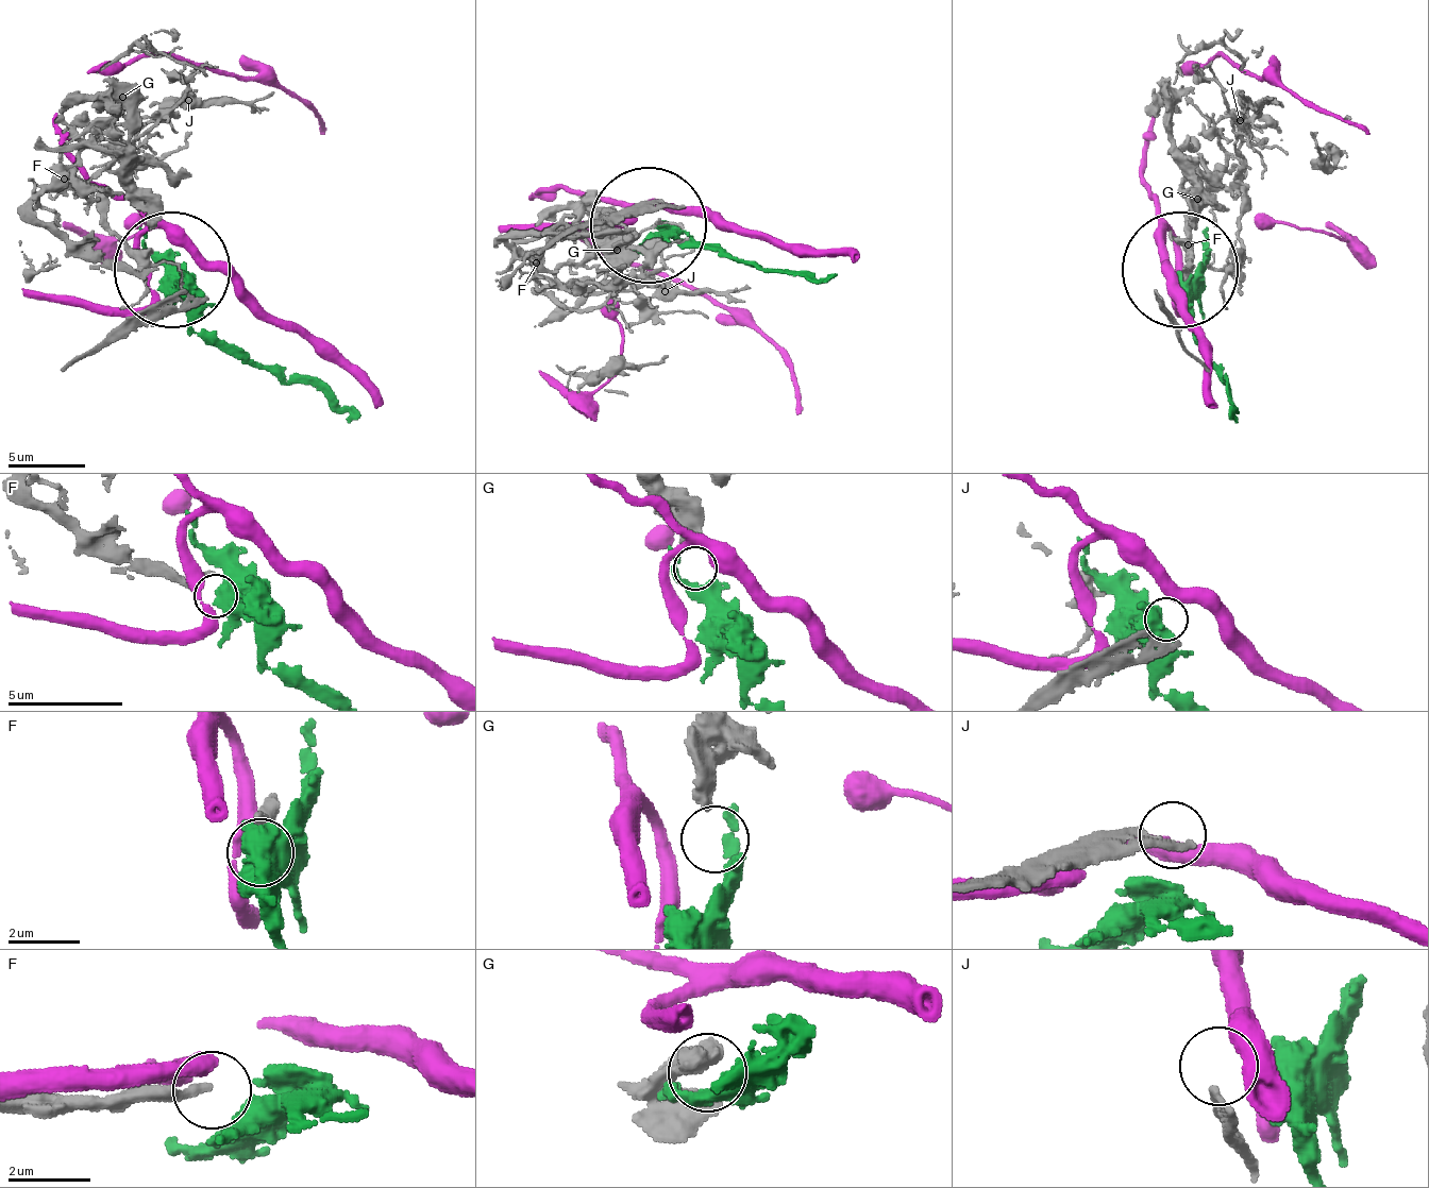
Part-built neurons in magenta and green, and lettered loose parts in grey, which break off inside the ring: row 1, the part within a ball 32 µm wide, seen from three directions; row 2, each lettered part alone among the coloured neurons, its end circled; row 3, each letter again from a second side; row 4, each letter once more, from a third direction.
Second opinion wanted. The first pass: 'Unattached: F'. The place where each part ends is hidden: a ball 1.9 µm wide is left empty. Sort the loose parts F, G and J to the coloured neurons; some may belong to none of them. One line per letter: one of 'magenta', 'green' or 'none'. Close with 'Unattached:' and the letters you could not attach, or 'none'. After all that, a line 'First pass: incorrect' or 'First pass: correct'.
F: none
G: green
J: none
Unattached: F, J
First pass: incorrect

